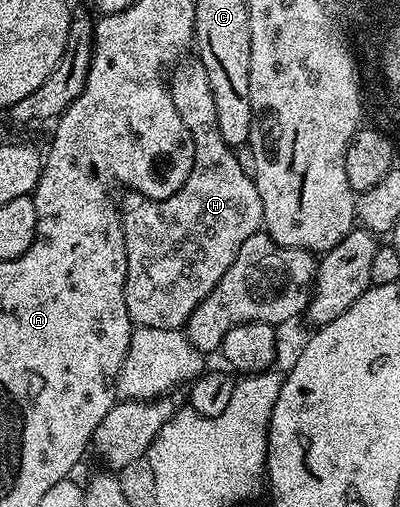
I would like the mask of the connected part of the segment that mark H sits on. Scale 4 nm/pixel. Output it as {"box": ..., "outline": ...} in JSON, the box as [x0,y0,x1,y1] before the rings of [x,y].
{"box":[118,59,264,330],"outline":[[[199,59],[188,60],[181,60],[171,70],[170,92],[174,99],[174,107],[178,107],[178,115],[182,115],[182,123],[186,123],[186,127],[192,130],[192,138],[194,139],[194,167],[190,171],[186,183],[182,183],[182,187],[178,191],[161,196],[159,199],[153,199],[151,196],[143,193],[128,191],[125,192],[125,197],[121,196],[118,201],[120,222],[122,223],[124,242],[126,243],[126,283],[124,284],[126,311],[130,315],[133,326],[136,327],[183,330],[188,324],[194,307],[198,307],[198,303],[202,303],[202,299],[206,299],[206,295],[210,295],[210,291],[214,291],[218,279],[222,279],[222,275],[226,275],[226,270],[230,267],[230,263],[234,263],[238,251],[242,251],[242,243],[246,243],[246,239],[250,239],[250,235],[261,232],[264,224],[262,199],[258,195],[258,187],[256,186],[253,174],[249,172],[246,165],[246,170],[244,170],[243,163],[236,158],[237,150],[233,146],[228,145],[226,139],[222,139],[222,131],[218,129],[218,111],[214,107],[214,91],[210,87],[210,75],[206,75],[206,67],[202,67]]]}

